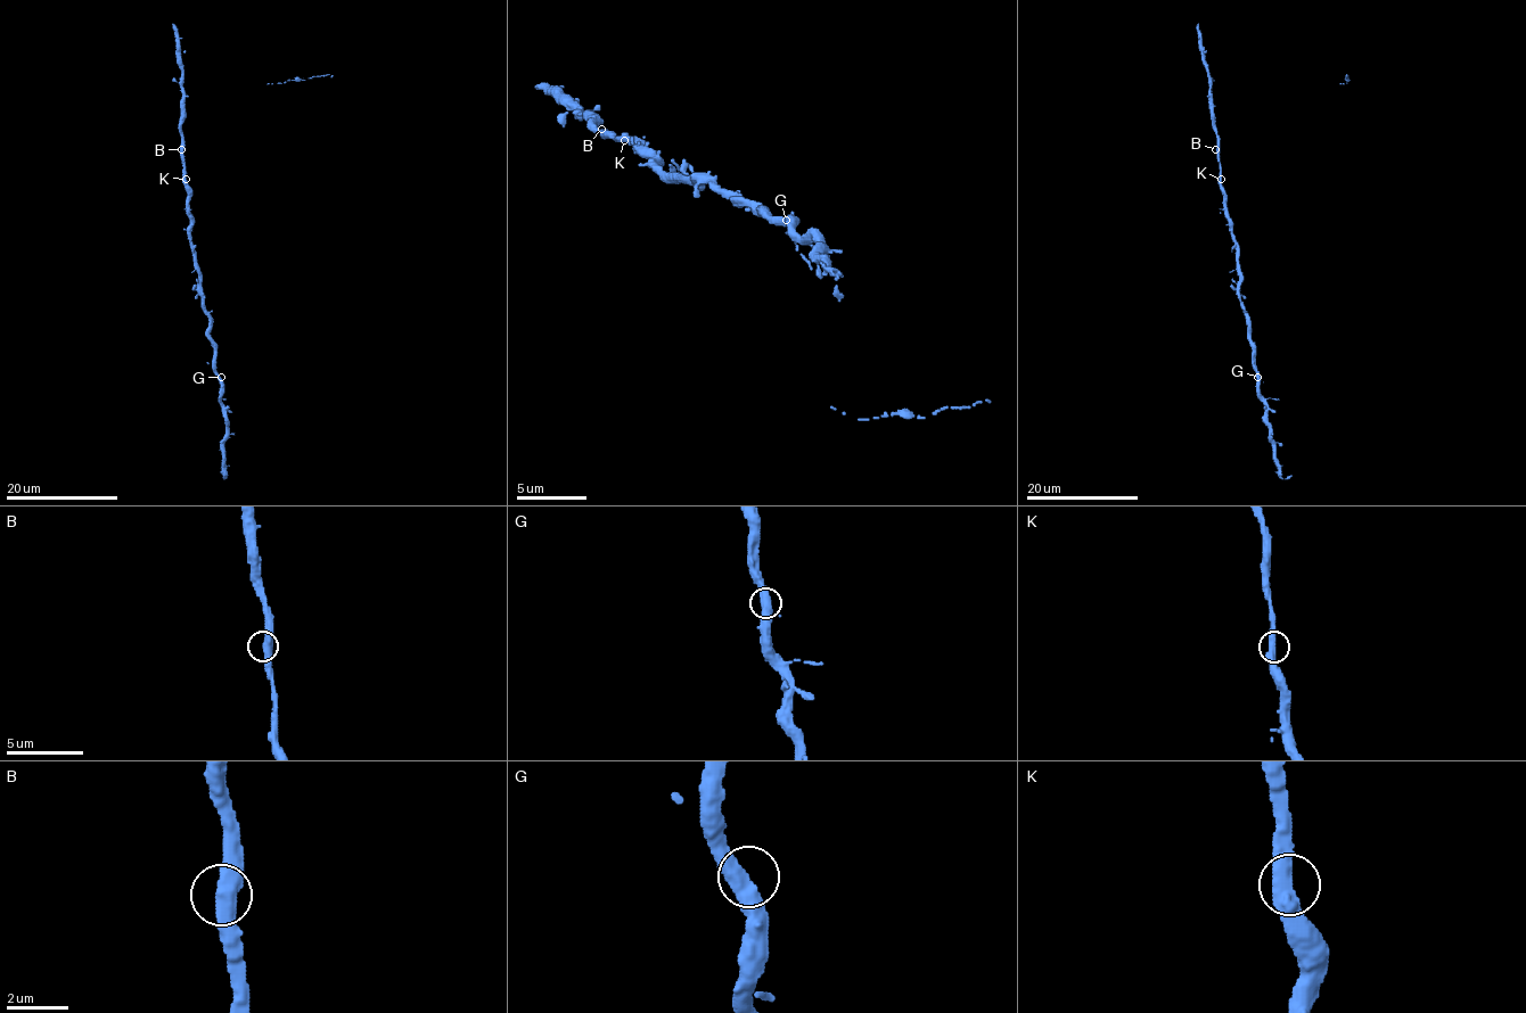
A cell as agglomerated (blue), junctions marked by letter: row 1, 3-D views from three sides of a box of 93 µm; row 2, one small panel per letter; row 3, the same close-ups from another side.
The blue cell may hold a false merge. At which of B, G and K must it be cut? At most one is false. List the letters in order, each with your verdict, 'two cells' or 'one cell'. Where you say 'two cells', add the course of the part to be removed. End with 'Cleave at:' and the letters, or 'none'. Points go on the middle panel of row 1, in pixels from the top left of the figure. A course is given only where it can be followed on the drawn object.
B: one cell
G: one cell
K: one cell
Cleave at: none

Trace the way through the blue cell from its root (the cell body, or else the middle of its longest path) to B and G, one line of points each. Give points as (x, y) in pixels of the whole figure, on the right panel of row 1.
B: (1223, 191), (1215, 149)
G: (1223, 191), (1236, 246), (1240, 305), (1248, 318), (1257, 377)

